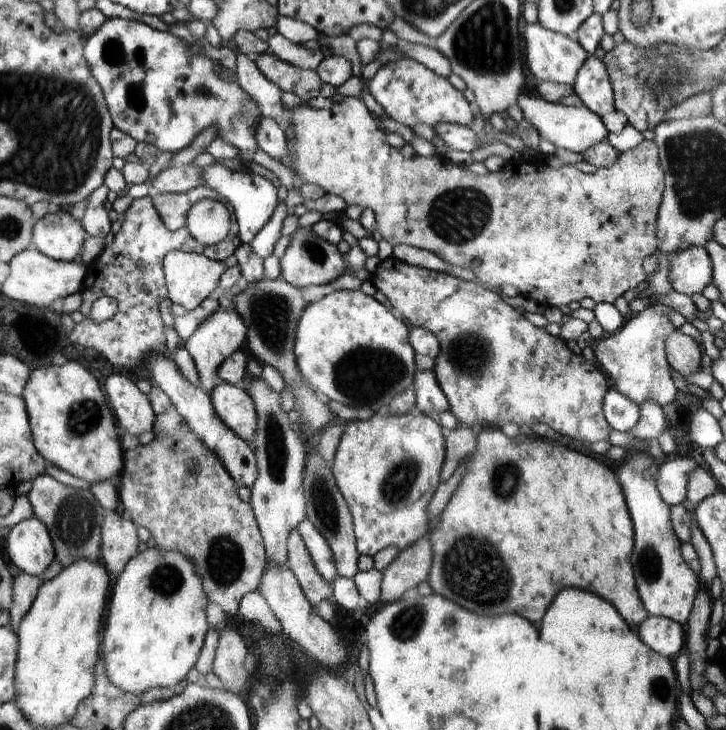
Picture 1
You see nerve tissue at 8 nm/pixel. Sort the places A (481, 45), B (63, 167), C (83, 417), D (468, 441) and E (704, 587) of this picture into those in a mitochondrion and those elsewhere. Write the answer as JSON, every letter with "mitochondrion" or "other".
{"A":"mitochondrion","B":"mitochondrion","C":"mitochondrion","D":"other","E":"other"}

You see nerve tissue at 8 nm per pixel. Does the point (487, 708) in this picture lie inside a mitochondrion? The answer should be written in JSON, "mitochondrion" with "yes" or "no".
{"mitochondrion":"no"}

